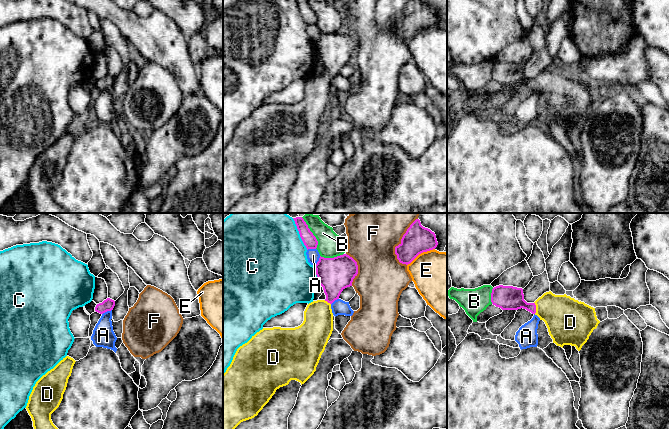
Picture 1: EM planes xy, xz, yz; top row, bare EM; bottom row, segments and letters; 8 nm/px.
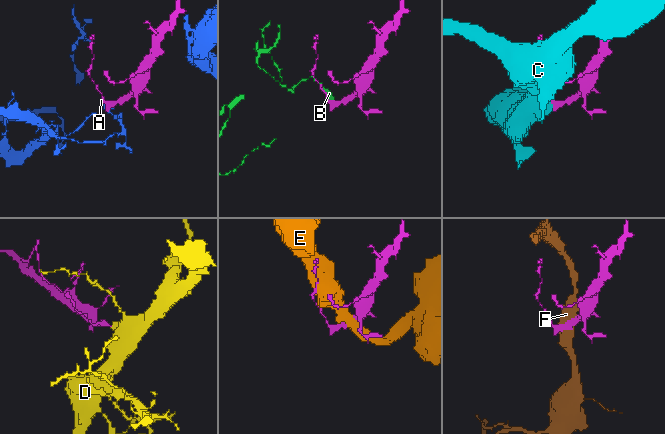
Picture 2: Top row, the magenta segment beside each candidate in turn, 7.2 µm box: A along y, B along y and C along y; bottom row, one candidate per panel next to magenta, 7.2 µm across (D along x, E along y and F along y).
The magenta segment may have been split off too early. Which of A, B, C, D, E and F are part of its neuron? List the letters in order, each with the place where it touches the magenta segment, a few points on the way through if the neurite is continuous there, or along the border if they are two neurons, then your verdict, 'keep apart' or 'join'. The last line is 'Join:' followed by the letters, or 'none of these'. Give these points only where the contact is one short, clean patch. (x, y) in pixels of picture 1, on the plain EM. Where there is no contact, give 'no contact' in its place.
A: contact xz (318, 37); keep apart
B: contact xz (314, 12); keep apart
C: contact xz (300, 12); keep apart
D: contact yz (535, 84); way yz (506, 73), (535, 84), (551, 84), (564, 92); join
E: contact xz (420, 29); keep apart
F: contact xz (396, 22); keep apart
Join: D

